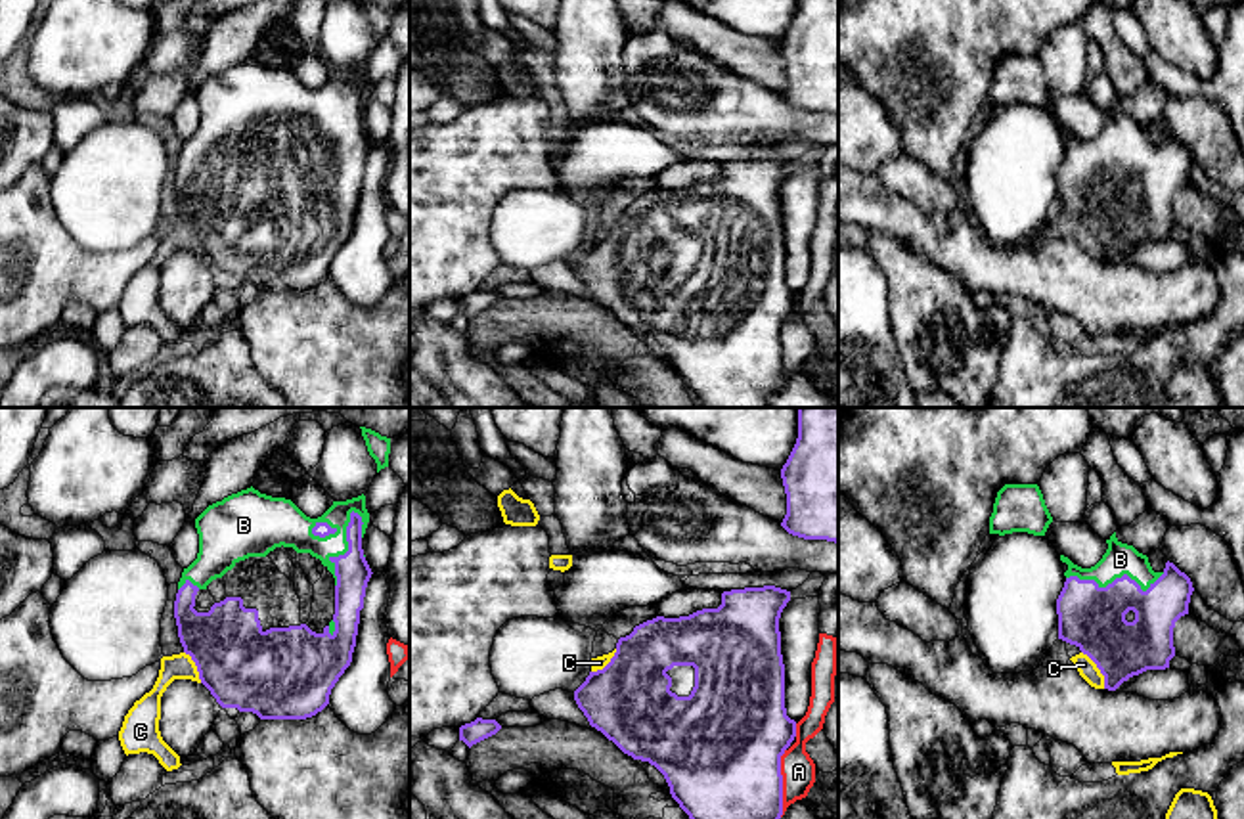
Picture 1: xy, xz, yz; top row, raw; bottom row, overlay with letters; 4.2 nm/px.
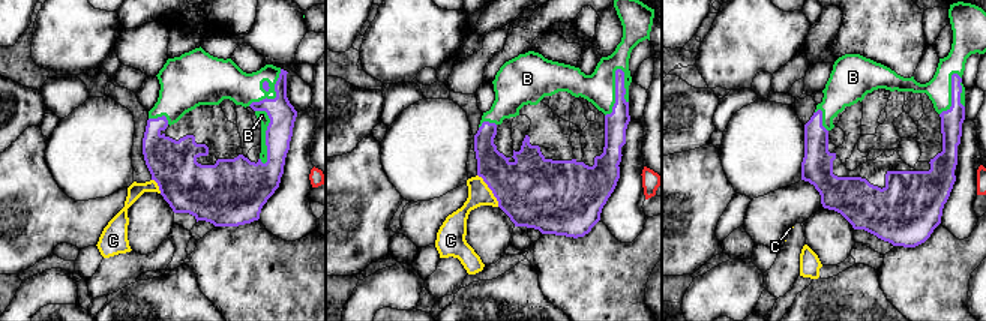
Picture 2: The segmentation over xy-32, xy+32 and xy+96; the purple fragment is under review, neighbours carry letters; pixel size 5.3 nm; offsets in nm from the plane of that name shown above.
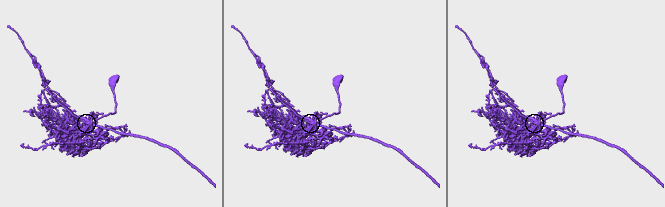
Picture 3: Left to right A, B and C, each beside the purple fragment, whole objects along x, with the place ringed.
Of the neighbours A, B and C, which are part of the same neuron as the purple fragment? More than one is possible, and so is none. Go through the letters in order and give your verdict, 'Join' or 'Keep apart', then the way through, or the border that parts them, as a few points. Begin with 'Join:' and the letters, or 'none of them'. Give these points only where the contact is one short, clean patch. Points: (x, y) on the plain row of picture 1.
Join: B
A: Keep apart
B: Join
C: Keep apart. Boundary: yz (1082, 222), (1103, 247), (1105, 259)

